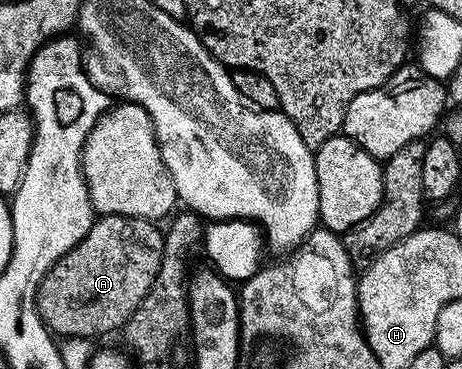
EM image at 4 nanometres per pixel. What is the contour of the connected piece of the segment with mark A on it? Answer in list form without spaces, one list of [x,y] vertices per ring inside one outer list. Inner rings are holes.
[[[98,215],[90,232],[64,257],[52,265],[42,284],[38,287],[38,315],[47,329],[55,336],[83,335],[90,339],[93,335],[110,335],[113,331],[121,332],[126,322],[136,313],[144,297],[160,273],[160,261],[164,253],[164,231],[155,220],[141,219],[131,215]]]

